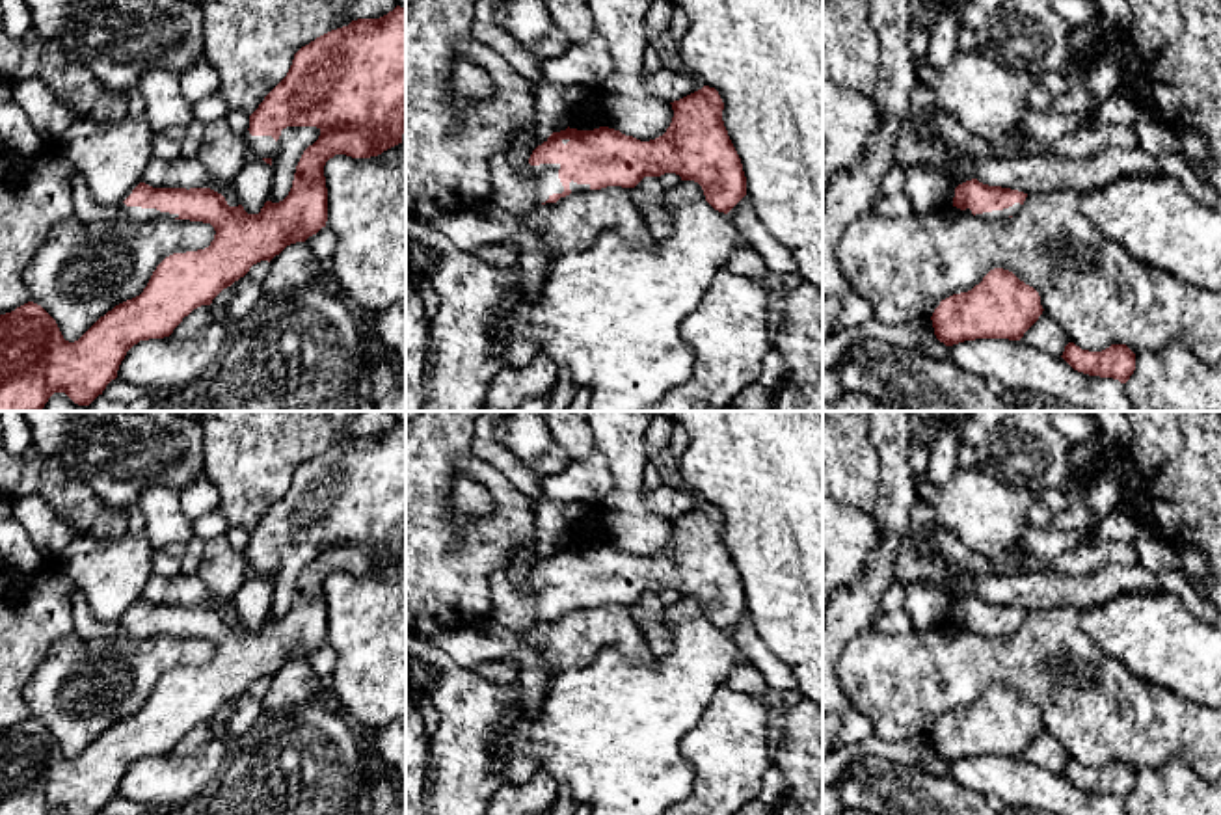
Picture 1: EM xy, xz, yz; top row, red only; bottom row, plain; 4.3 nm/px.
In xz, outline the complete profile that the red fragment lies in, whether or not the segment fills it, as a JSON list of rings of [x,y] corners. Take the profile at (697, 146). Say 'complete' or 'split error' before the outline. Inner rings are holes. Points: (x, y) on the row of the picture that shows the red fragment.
split error; [[[704,86],[670,104],[670,127],[650,141],[609,127],[568,127],[532,151],[525,171],[497,153],[490,160],[491,190],[484,203],[521,220],[542,203],[557,203],[570,194],[635,188],[644,177],[676,173],[681,180],[698,182],[705,201],[728,214],[746,195],[746,177],[722,121],[718,91]]]

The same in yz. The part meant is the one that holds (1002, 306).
complete; [[[1003,268],[968,292],[940,301],[931,320],[946,346],[975,339],[1020,341],[1042,314],[1039,292]]]

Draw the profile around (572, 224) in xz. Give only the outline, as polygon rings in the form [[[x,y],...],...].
[[[622,186],[570,194],[536,207],[519,221],[542,236],[555,259],[588,249],[605,229],[616,231],[637,247],[650,247],[653,242],[629,188]]]

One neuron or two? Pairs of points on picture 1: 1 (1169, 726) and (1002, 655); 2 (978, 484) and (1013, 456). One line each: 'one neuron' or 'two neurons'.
1: one neuron
2: two neurons

